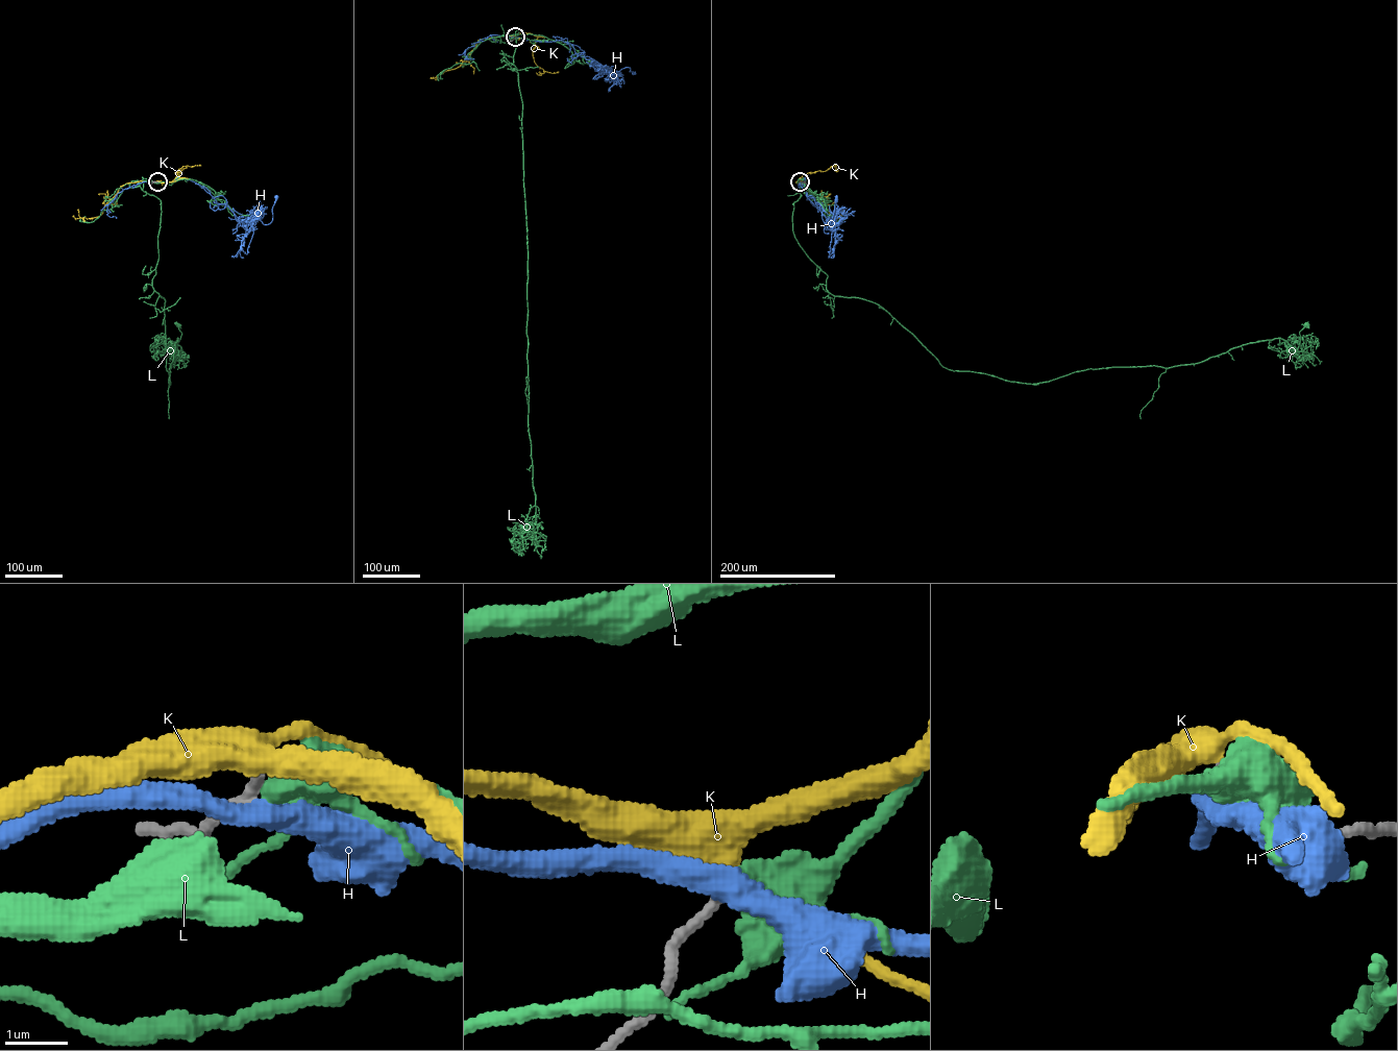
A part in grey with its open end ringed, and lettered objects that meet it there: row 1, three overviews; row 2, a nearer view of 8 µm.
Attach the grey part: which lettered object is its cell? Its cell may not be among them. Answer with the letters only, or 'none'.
K

